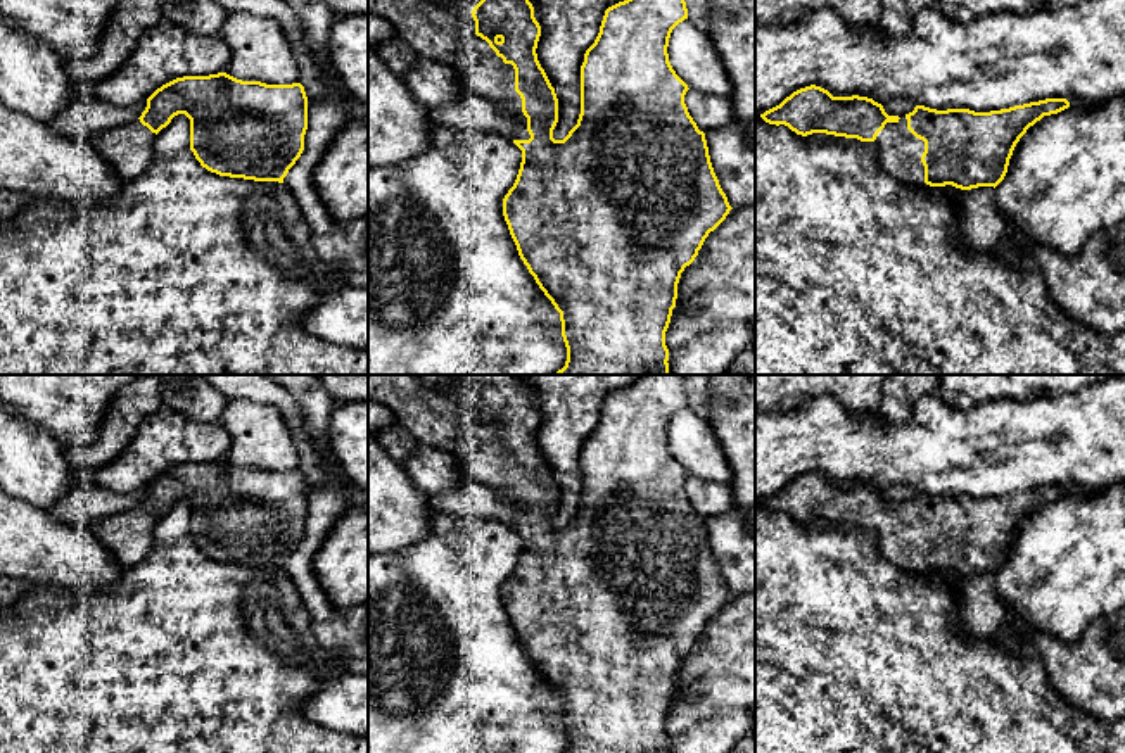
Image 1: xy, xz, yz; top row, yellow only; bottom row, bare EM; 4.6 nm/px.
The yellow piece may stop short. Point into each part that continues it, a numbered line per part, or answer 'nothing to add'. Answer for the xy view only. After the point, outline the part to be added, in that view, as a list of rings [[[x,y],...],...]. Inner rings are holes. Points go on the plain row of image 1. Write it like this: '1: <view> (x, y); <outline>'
1: xy (127, 536); [[[135,506],[102,516],[85,525],[85,530],[102,542],[123,568],[130,568],[145,558],[154,525],[156,520]]]

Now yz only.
1: yz (899, 537); [[[906,503],[897,509],[887,509],[874,527],[880,553],[902,570],[925,570],[925,553],[921,542],[925,528],[907,516]]]

